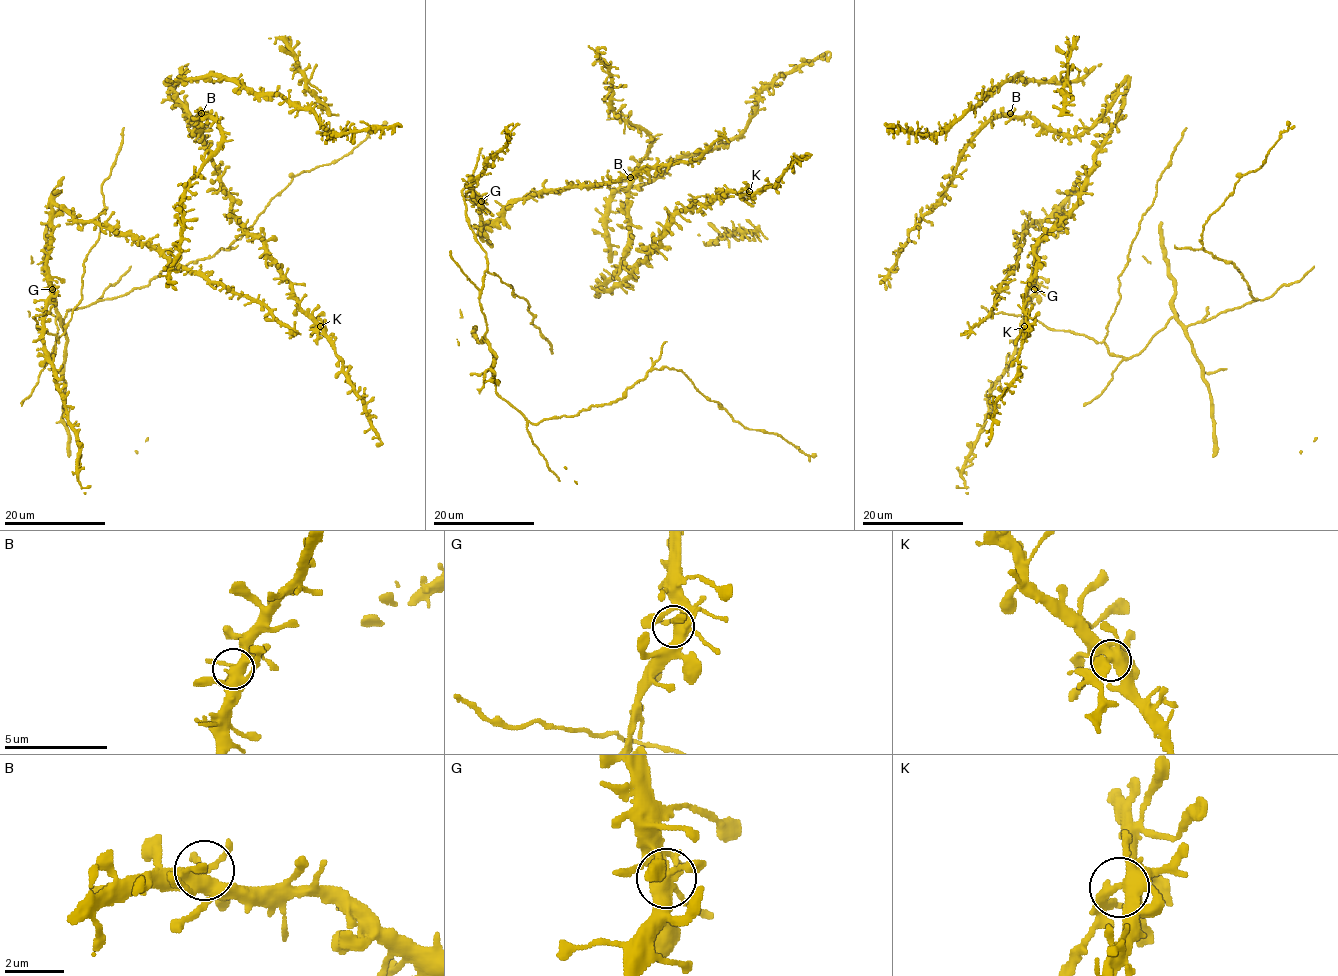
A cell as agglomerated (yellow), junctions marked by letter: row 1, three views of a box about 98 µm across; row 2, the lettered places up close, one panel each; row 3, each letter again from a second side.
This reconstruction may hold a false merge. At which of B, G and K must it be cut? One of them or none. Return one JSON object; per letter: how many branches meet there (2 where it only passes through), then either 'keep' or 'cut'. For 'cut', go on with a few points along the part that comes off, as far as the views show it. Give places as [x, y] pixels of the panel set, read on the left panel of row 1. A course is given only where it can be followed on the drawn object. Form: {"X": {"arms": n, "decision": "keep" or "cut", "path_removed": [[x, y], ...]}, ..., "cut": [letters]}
{"B": {"arms": 7, "decision": "keep"}, "G": {"arms": 5, "decision": "keep"}, "K": {"arms": 6, "decision": "cut", "path_removed": [[320, 327], [316, 345]]}, "cut": ["K"]}

